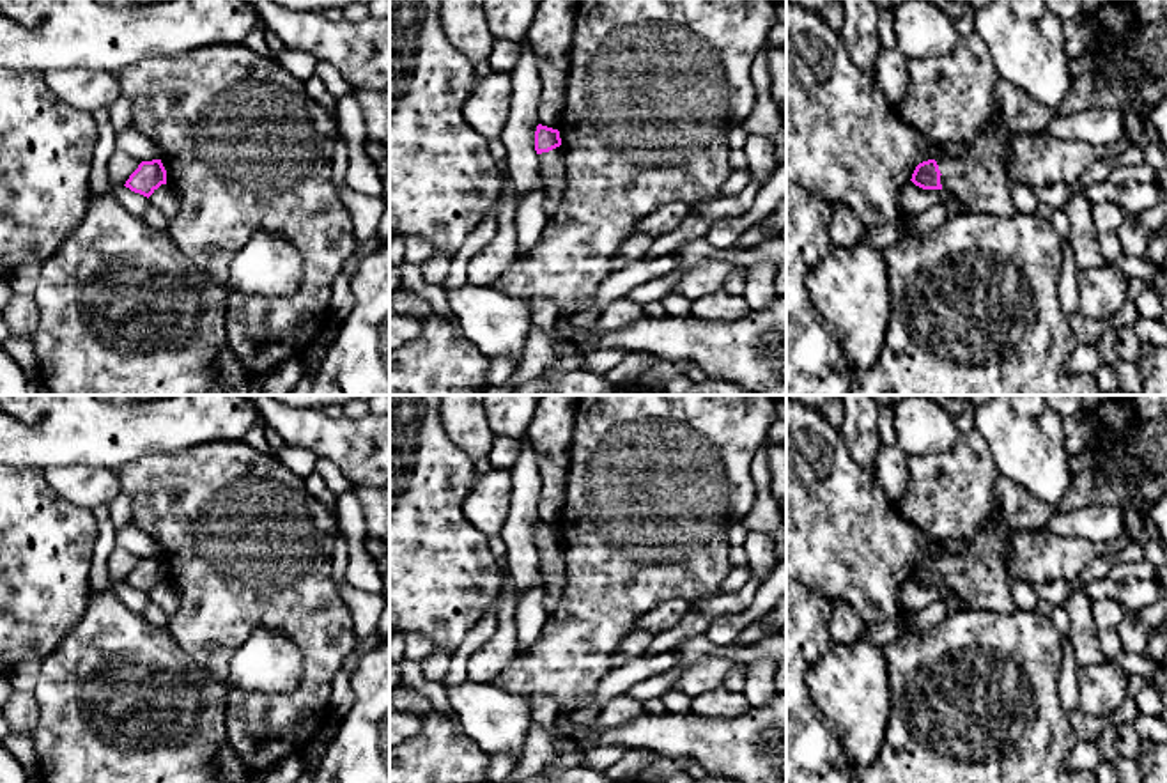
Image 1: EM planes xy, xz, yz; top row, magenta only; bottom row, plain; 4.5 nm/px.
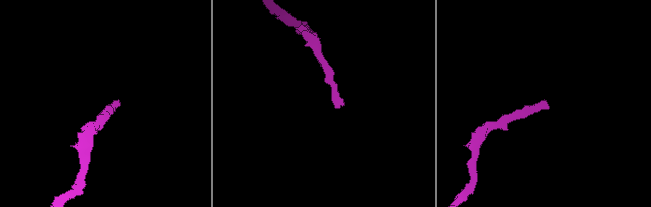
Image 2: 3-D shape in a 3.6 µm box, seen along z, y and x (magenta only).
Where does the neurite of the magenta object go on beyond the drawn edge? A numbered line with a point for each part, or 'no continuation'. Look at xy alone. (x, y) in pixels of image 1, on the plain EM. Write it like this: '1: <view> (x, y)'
no continuation

